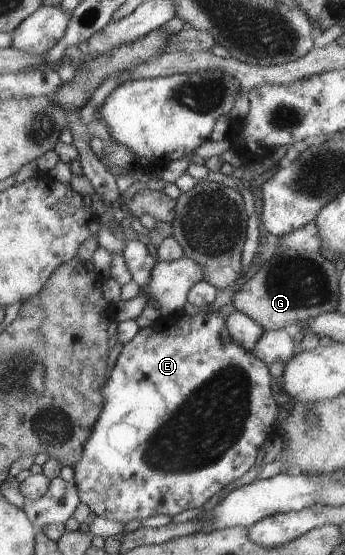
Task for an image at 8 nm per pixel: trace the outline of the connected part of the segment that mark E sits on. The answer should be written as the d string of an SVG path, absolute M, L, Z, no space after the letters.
M200 310L193 316L188 316L184 312L176 312L173 315L163 312L152 324L139 328L134 338L123 344L116 362L100 390L102 410L82 446L80 460L72 466L72 483L78 491L80 503L86 504L92 514L104 518L104 520L125 523L130 520L140 521L156 514L172 517L184 510L198 508L232 480L240 478L244 472L250 470L254 466L258 449L265 439L270 440L277 436L276 422L280 413L272 392L270 392L272 390L270 388L271 378L268 367L266 367L267 364L260 362L252 351L244 350L230 338L230 334L227 332L226 316L222 316L220 312L207 313L205 310Z

